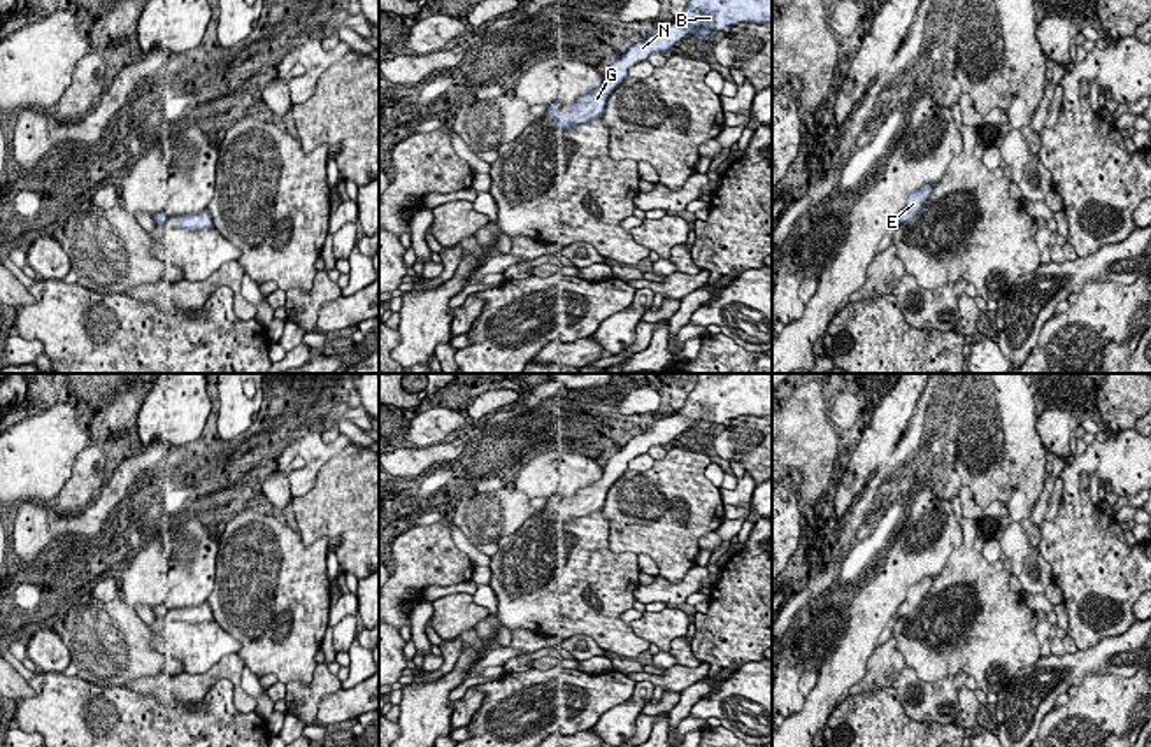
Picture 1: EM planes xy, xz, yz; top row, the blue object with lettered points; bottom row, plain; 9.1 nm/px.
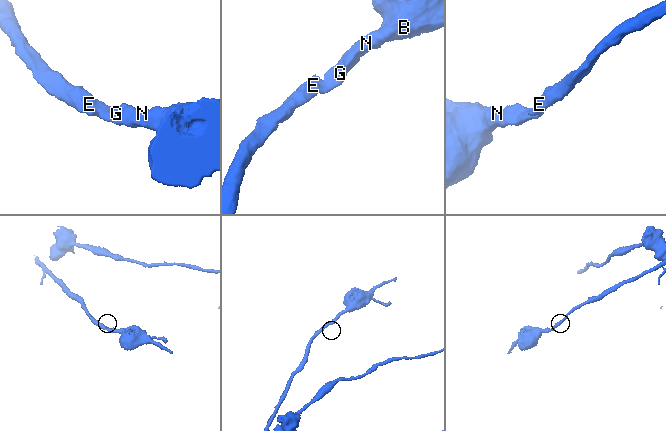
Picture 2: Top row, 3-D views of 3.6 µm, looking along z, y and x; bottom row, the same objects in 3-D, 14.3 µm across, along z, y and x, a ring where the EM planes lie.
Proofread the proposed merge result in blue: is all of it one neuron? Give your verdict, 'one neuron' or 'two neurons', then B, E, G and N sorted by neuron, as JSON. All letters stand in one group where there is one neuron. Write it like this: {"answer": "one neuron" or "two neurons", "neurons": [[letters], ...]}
{"answer": "one neuron", "neurons": [["B", "E", "G", "N"]]}

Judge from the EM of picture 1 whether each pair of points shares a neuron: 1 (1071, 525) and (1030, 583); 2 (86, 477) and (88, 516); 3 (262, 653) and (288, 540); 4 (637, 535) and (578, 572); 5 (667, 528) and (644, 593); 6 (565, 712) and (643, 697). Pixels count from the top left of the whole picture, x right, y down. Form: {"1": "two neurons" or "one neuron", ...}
{"1": "two neurons", "2": "two neurons", "3": "one neuron", "4": "two neurons", "5": "two neurons", "6": "two neurons"}

